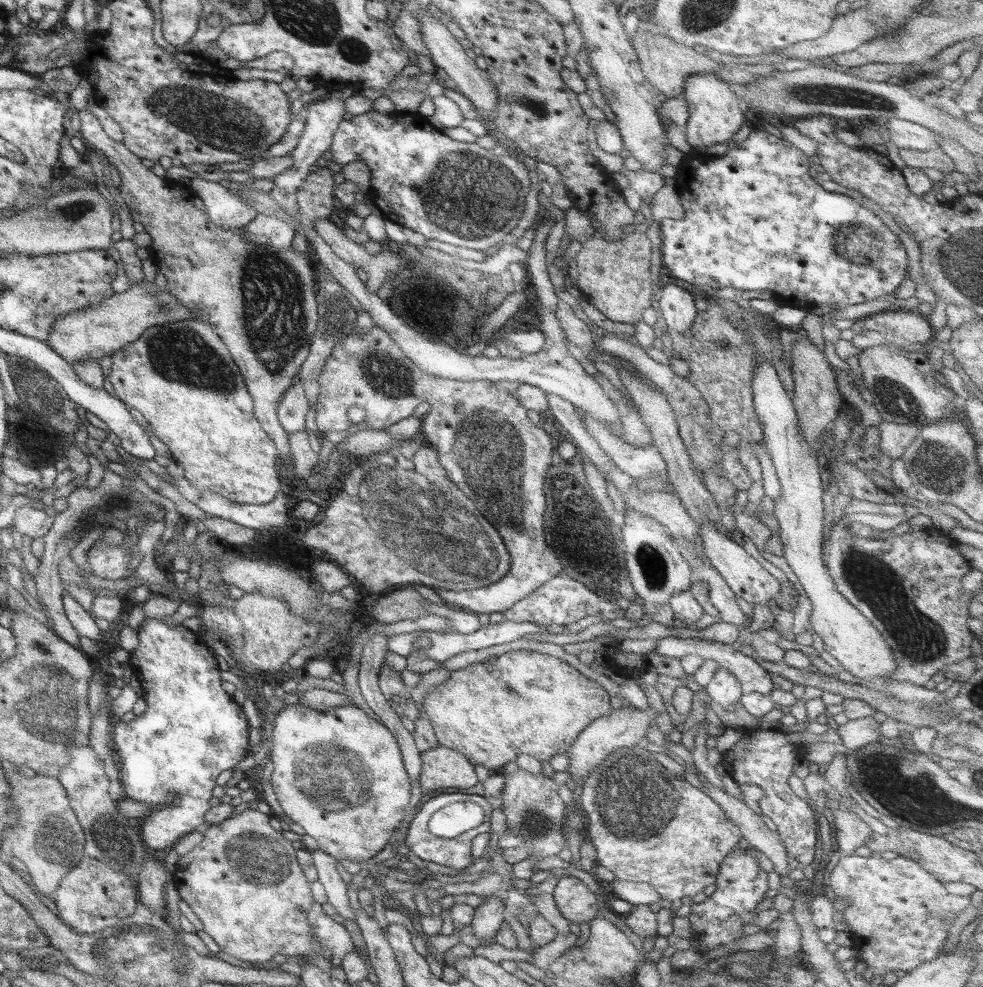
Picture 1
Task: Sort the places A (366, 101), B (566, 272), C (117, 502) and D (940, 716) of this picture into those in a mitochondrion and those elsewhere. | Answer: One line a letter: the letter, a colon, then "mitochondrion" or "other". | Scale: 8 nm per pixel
A: other
B: other
C: mitochondrion
D: other

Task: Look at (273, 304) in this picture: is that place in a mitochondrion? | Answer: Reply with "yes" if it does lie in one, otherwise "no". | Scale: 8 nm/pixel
yes

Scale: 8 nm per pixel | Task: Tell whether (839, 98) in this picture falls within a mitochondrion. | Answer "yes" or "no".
yes

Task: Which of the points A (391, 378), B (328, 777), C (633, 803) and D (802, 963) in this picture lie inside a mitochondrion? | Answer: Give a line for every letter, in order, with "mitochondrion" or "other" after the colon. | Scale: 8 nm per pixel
A: mitochondrion
B: mitochondrion
C: mitochondrion
D: other

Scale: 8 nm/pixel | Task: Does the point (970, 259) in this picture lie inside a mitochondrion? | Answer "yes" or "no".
yes

